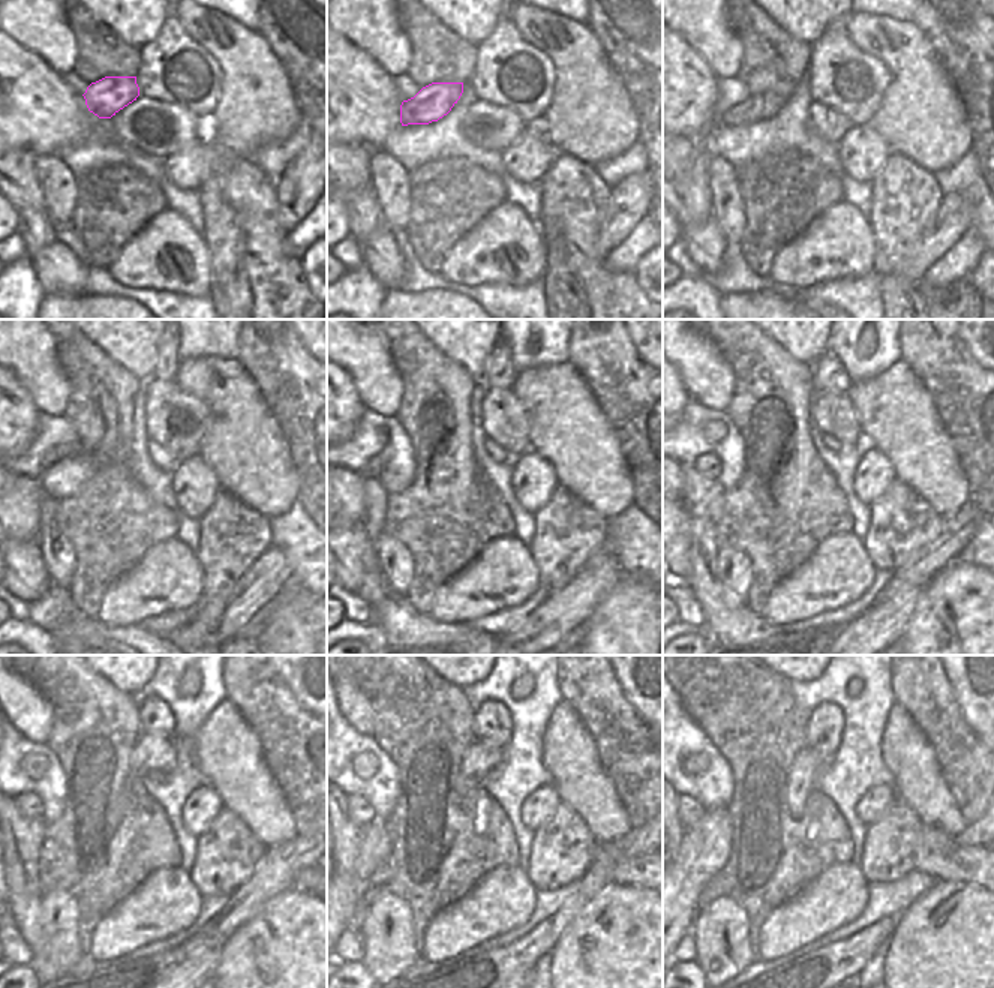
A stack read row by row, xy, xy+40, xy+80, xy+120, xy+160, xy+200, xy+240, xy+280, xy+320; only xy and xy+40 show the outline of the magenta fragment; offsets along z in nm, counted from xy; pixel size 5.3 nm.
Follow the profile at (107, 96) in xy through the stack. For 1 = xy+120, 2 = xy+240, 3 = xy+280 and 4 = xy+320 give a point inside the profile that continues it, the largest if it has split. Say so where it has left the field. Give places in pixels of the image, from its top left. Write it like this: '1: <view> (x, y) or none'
1: xy+120 (65, 450)
2: xy+240 (29, 804)
3: xy+280 (360, 811)
4: xy+320 (693, 810)

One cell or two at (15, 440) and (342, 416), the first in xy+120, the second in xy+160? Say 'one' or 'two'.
one

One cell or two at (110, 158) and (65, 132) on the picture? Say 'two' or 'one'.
two

